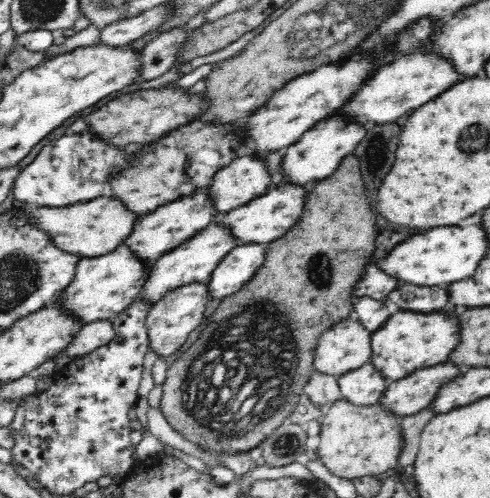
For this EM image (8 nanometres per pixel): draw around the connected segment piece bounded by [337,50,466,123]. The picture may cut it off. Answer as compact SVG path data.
M434 50L416 53L412 58L402 58L400 62L382 66L374 74L374 78L370 78L357 96L346 106L342 106L337 114L348 115L350 119L358 118L358 121L364 123L398 120L406 114L412 114L412 110L424 106L426 102L440 98L446 90L450 90L462 80L466 80L466 76L460 74L454 66L454 61L444 58L442 53L436 53Z

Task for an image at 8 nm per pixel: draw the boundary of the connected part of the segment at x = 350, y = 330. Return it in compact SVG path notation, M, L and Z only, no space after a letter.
M359 320L337 322L321 334L313 367L322 373L342 375L364 366L373 357L372 337Z

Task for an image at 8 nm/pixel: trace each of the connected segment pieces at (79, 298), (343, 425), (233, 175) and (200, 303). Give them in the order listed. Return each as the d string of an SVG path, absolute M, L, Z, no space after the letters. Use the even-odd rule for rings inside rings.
M130 245L117 246L116 250L97 257L84 257L78 262L76 279L61 294L65 308L85 319L85 323L100 319L112 319L140 299L154 260L140 257Z
M342 397L331 404L321 424L317 448L319 462L330 473L348 480L364 475L376 476L390 468L399 469L400 457L405 448L402 422L403 416L397 415L382 402L358 405Z
M245 153L214 176L210 195L219 213L227 213L272 188L272 172L268 170L266 157Z
M190 282L164 293L153 303L149 317L146 318L150 348L158 355L168 356L175 353L186 342L190 332L198 329L204 320L204 310L210 300L210 290L206 283Z

